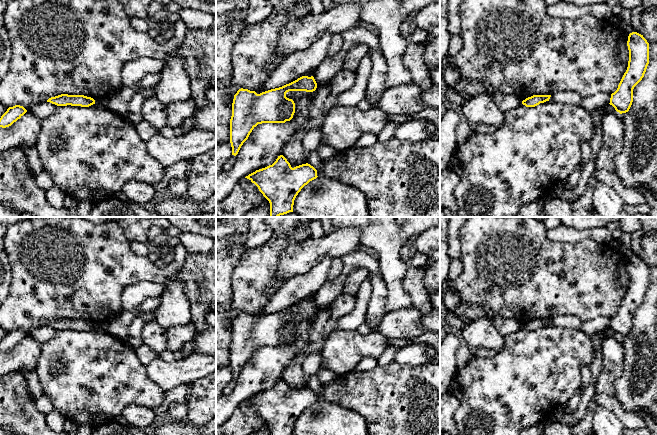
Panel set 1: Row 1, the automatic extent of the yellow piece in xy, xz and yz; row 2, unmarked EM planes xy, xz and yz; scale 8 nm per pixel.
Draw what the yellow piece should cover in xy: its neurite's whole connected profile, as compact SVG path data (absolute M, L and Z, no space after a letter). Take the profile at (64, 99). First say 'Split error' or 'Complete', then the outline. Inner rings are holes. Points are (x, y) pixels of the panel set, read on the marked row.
Complete. M61 94L55 97L51 97L47 100L52 104L57 106L81 106L81 107L89 107L95 104L95 100L91 97L87 97L84 95L68 95L68 94Z

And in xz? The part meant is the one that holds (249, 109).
Complete. M302 76L282 87L260 94L239 89L234 95L230 119L230 143L236 156L252 130L262 123L285 123L293 118L295 103L286 97L289 91L313 92L317 83L313 76Z

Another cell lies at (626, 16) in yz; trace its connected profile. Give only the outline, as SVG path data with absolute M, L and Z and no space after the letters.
M623 9L619 17L623 21L624 28L629 34L632 32L635 32L633 24L632 24L632 13L630 10Z

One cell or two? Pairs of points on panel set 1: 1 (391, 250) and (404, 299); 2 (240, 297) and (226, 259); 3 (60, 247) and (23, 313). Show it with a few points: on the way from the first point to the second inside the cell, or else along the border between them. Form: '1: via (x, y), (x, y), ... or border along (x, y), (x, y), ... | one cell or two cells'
1: via (391, 262), (394, 287) | one cell
2: border along (244, 254), (236, 264), (231, 275), (231, 298) | two cells
3: via (60, 263), (60, 269), (36, 297) | one cell

